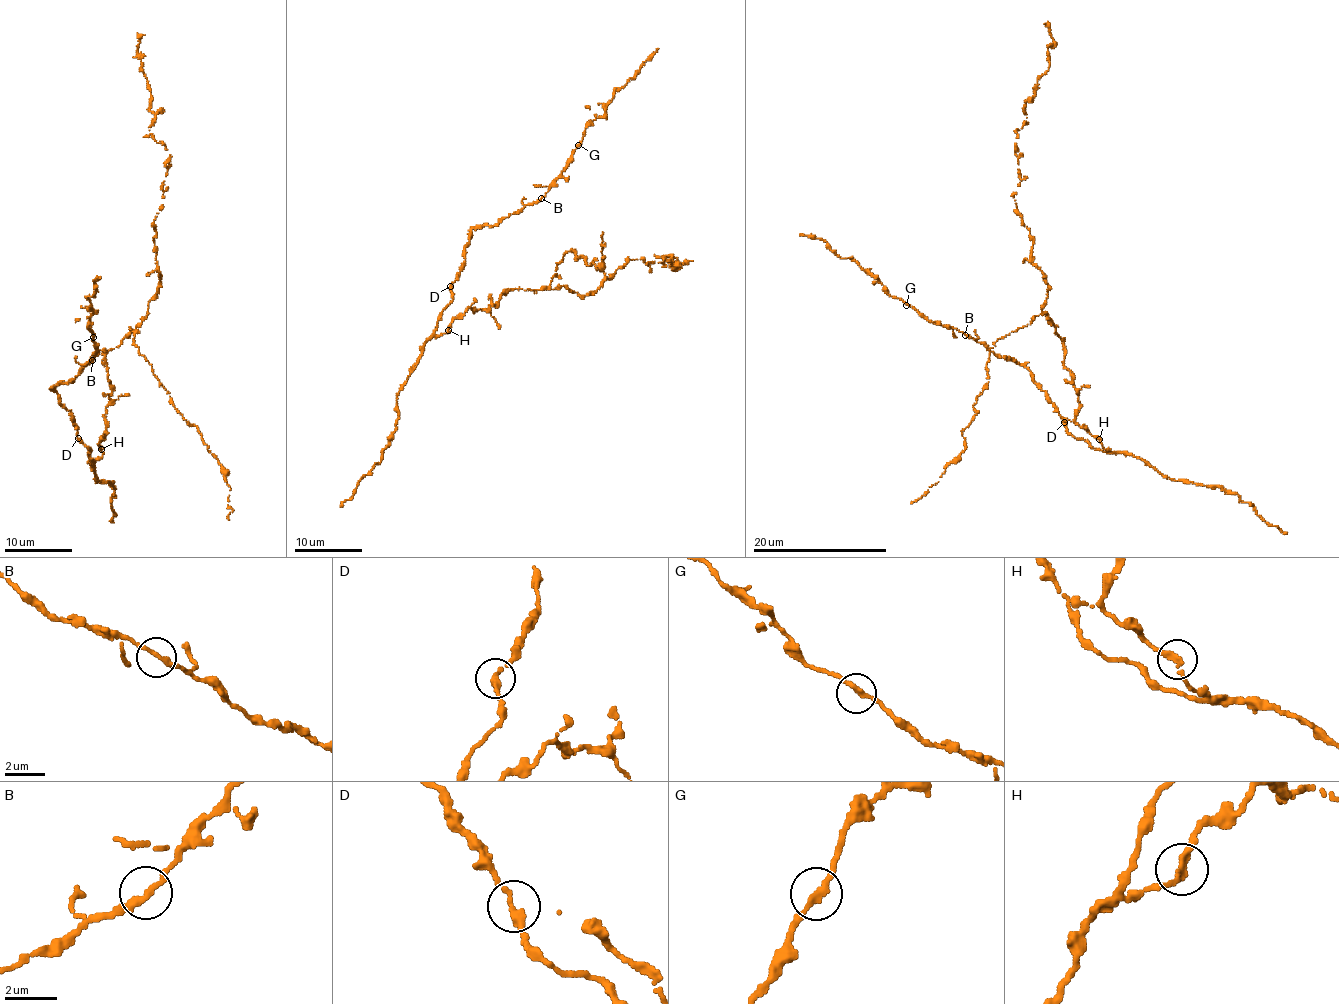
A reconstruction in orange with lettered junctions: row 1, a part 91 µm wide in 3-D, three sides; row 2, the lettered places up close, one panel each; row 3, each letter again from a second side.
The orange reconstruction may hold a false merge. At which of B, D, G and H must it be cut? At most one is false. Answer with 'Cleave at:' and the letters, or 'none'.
Cleave at: none

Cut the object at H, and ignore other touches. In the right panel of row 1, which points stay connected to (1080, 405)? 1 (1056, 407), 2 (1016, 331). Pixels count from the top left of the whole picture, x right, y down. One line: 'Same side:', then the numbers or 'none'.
Same side: 2

